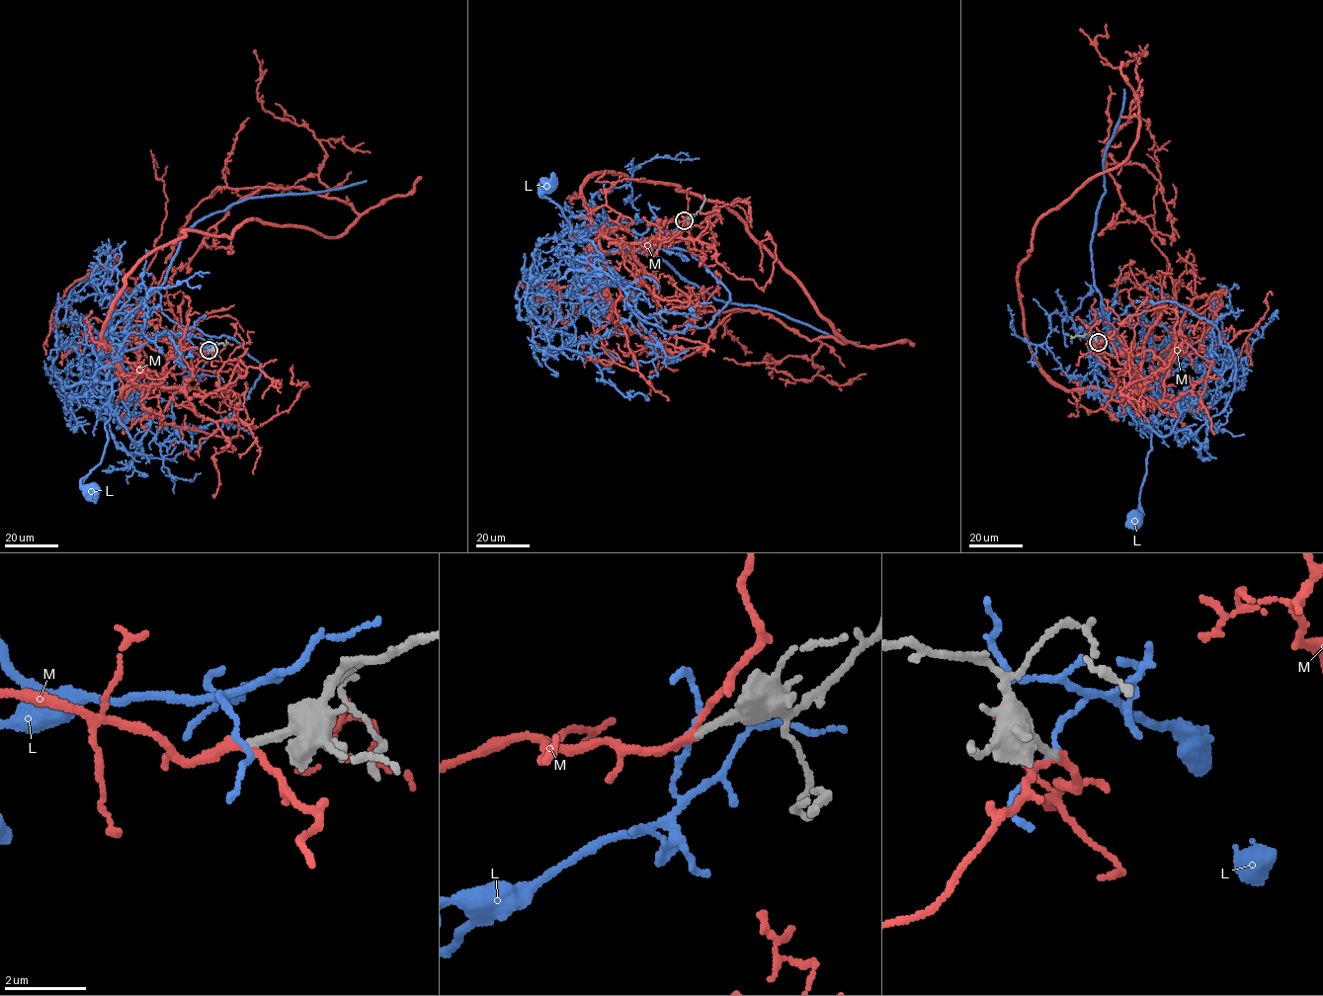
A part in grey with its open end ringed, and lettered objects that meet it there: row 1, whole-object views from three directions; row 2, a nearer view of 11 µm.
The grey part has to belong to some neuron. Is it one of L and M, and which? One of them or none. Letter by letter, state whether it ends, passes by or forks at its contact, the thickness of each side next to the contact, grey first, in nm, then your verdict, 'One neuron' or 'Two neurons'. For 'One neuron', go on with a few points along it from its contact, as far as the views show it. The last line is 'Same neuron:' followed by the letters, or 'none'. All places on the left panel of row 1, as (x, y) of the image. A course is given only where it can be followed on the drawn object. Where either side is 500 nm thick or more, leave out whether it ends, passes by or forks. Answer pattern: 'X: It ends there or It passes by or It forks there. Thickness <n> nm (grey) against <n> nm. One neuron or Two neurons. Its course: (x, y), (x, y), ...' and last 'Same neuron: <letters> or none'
L: It passes by. Thickness 200 nm (grey) against 100 nm. Two neurons
M: It passes by. Thickness 240 nm (grey) against 160 nm. One neuron. Its course: (208, 351), (182, 351), (182, 386), (122, 370), (102, 325), (144, 257), (358, 213), (224, 187), (165, 263)
Same neuron: M

